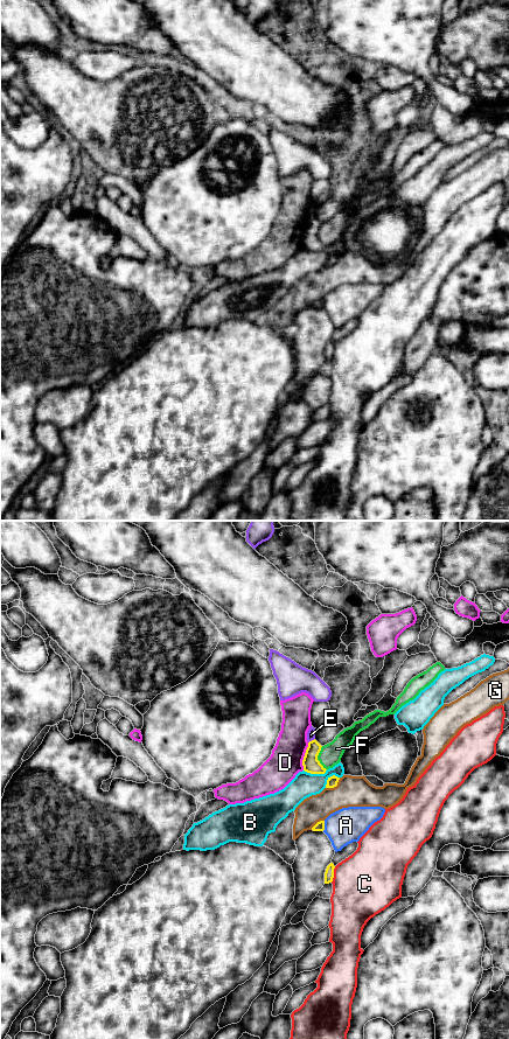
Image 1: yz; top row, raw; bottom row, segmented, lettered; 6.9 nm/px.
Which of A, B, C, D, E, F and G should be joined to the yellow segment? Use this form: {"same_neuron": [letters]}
{"same_neuron": []}

